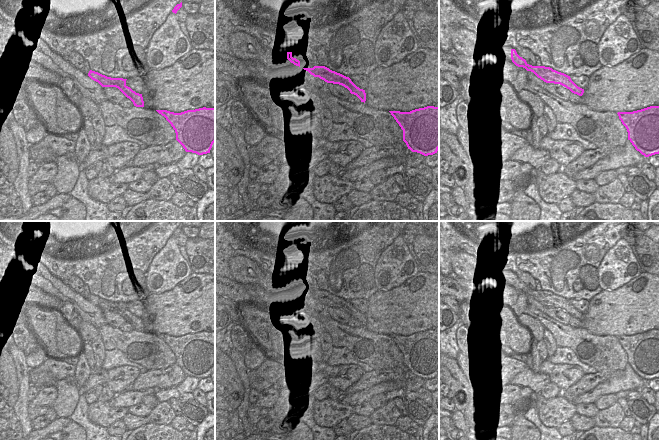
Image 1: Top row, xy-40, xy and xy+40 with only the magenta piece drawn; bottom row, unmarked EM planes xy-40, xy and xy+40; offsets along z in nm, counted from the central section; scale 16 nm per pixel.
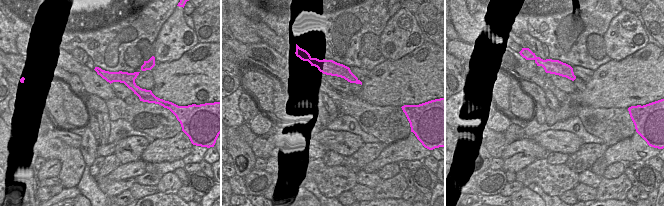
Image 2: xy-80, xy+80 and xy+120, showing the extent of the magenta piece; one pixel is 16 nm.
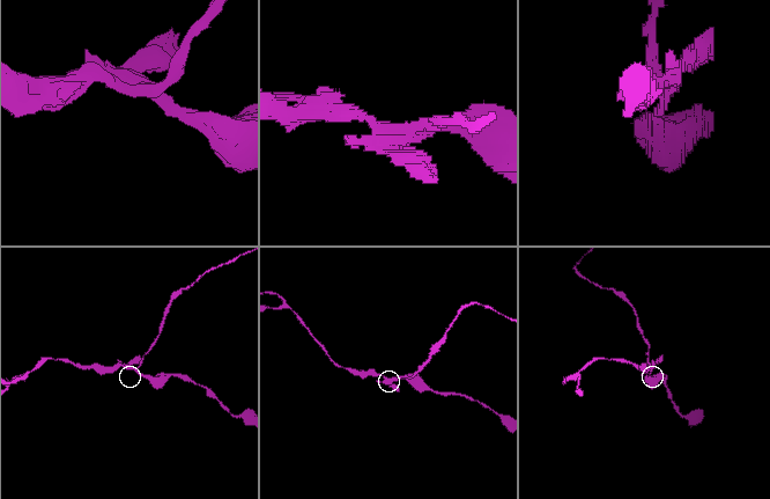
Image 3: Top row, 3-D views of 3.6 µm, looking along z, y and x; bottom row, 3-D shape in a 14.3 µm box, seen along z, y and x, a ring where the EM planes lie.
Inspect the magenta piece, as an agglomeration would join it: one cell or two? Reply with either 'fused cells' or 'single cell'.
fused cells

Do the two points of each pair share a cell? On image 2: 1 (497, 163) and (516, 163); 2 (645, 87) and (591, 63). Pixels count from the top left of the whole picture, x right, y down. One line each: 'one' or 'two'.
1: one
2: two

